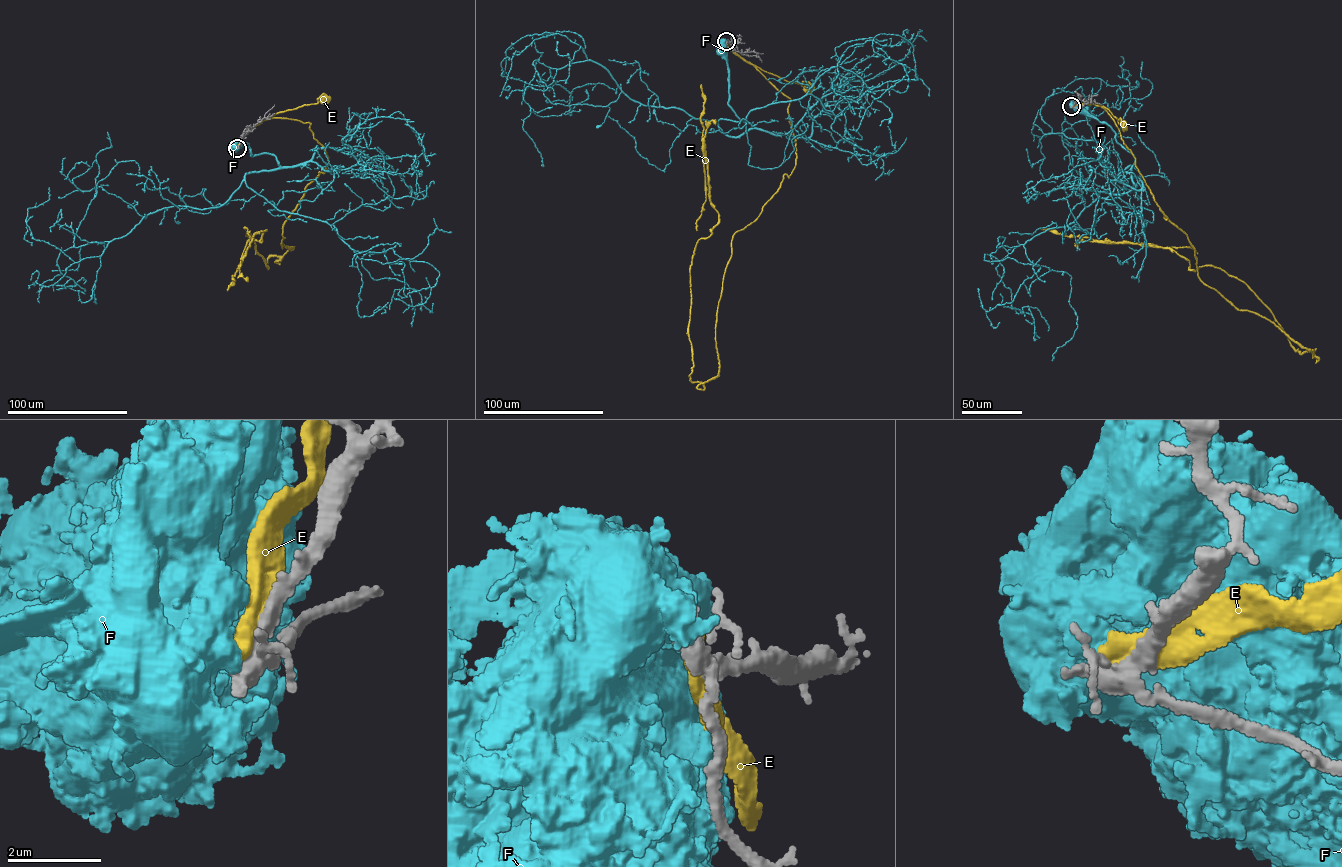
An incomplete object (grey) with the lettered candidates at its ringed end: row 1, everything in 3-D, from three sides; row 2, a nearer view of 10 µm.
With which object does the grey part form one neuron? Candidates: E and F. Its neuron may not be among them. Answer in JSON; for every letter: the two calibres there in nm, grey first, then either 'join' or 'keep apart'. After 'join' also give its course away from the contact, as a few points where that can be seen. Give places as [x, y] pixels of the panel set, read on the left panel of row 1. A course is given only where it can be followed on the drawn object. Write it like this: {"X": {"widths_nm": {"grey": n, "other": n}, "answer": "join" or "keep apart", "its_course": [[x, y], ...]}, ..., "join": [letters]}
{"E": {"widths_nm": {"grey": 340, "other": 600}, "answer": "keep apart"}, "F": {"widths_nm": {"grey": 340, "other": 650}, "answer": "keep apart"}, "join": []}

